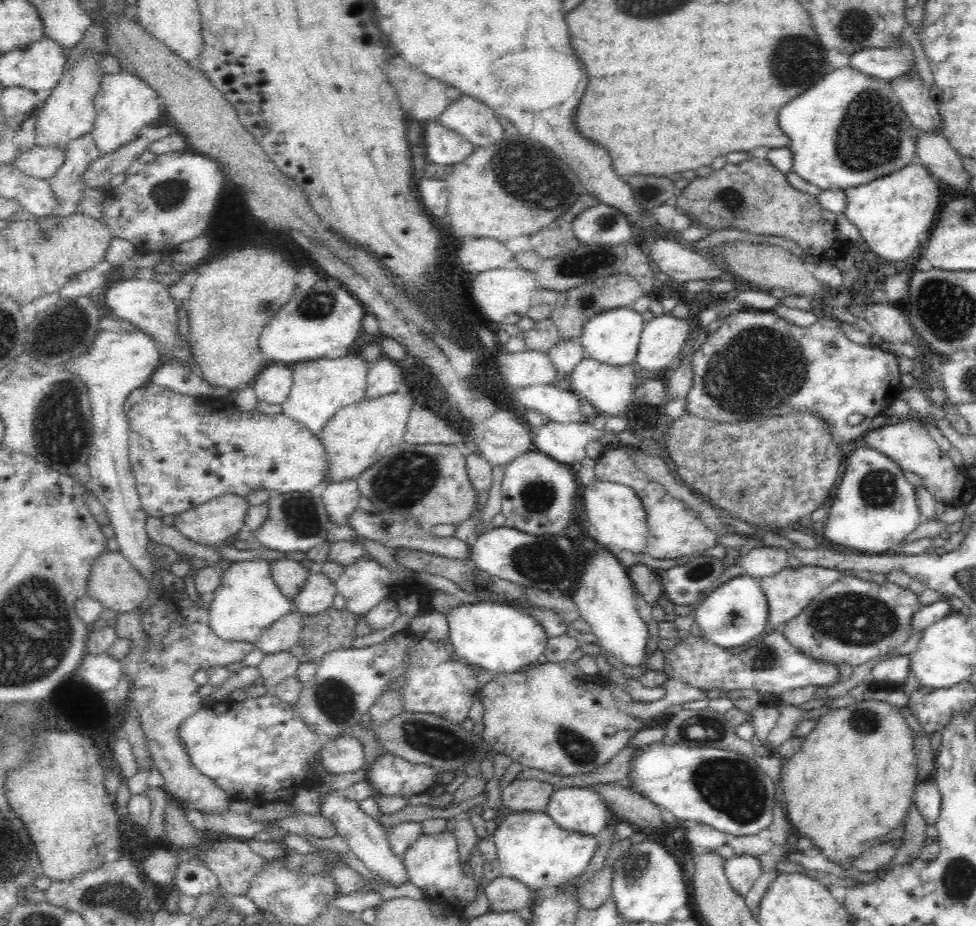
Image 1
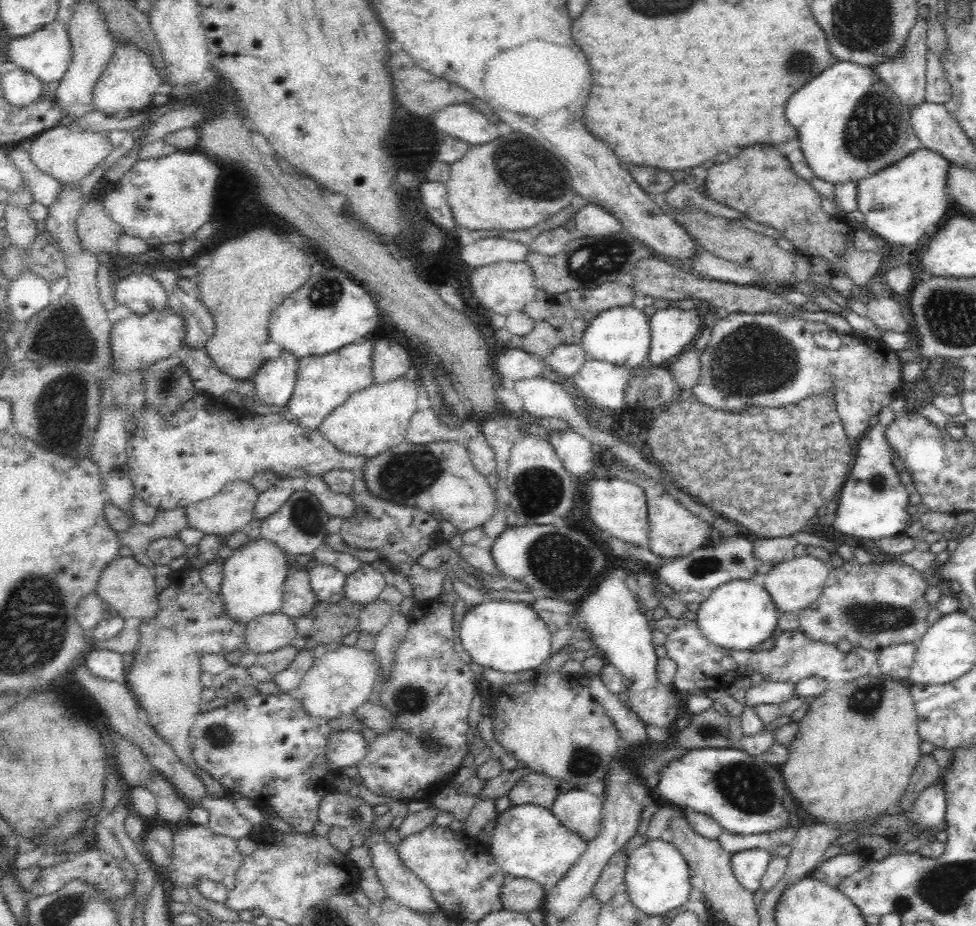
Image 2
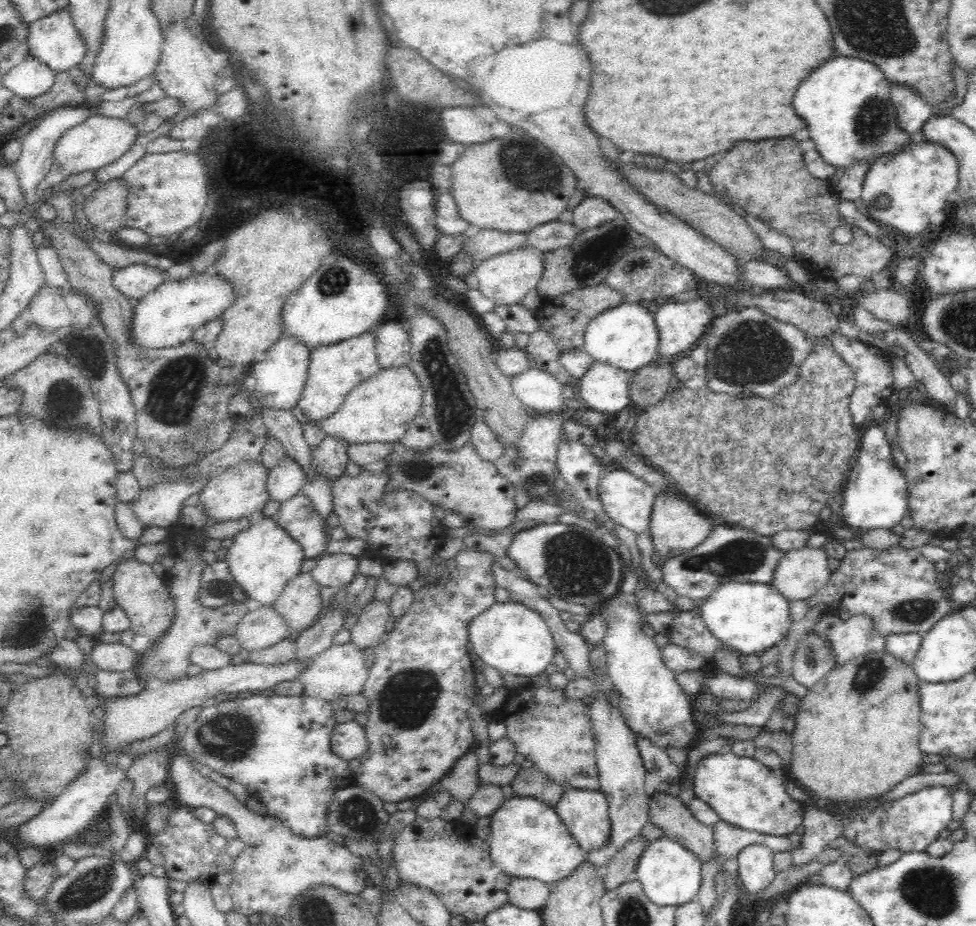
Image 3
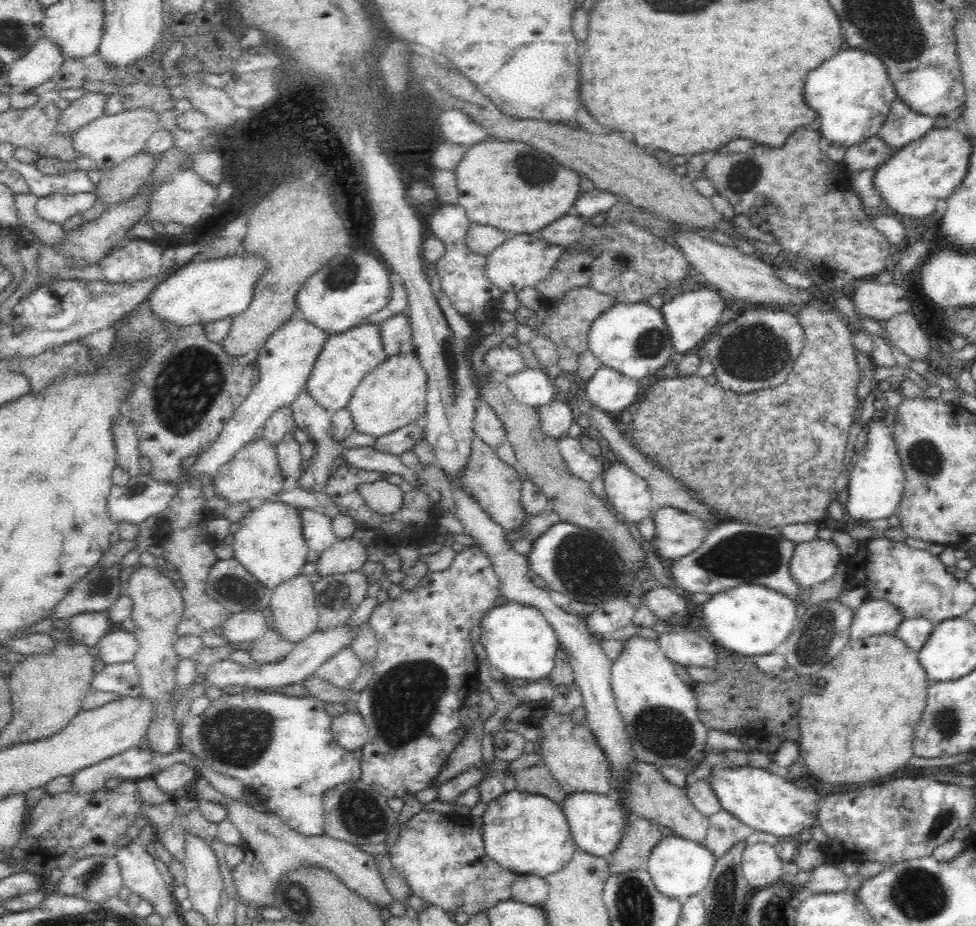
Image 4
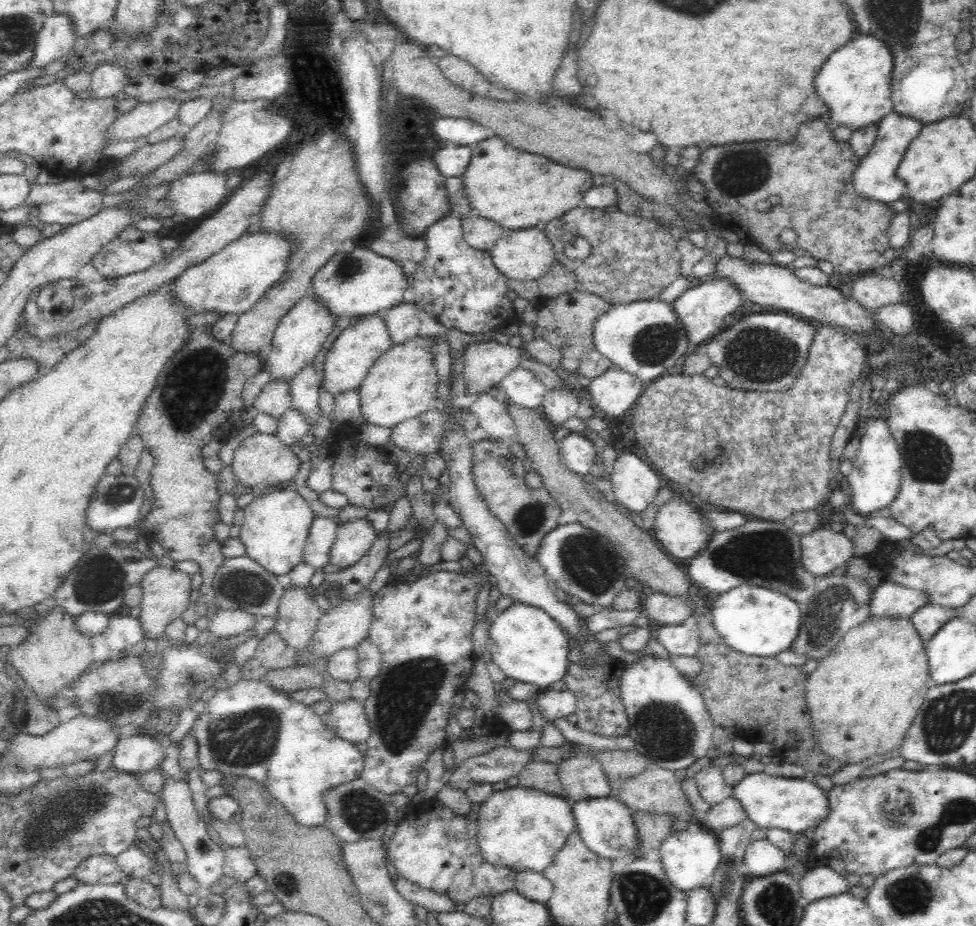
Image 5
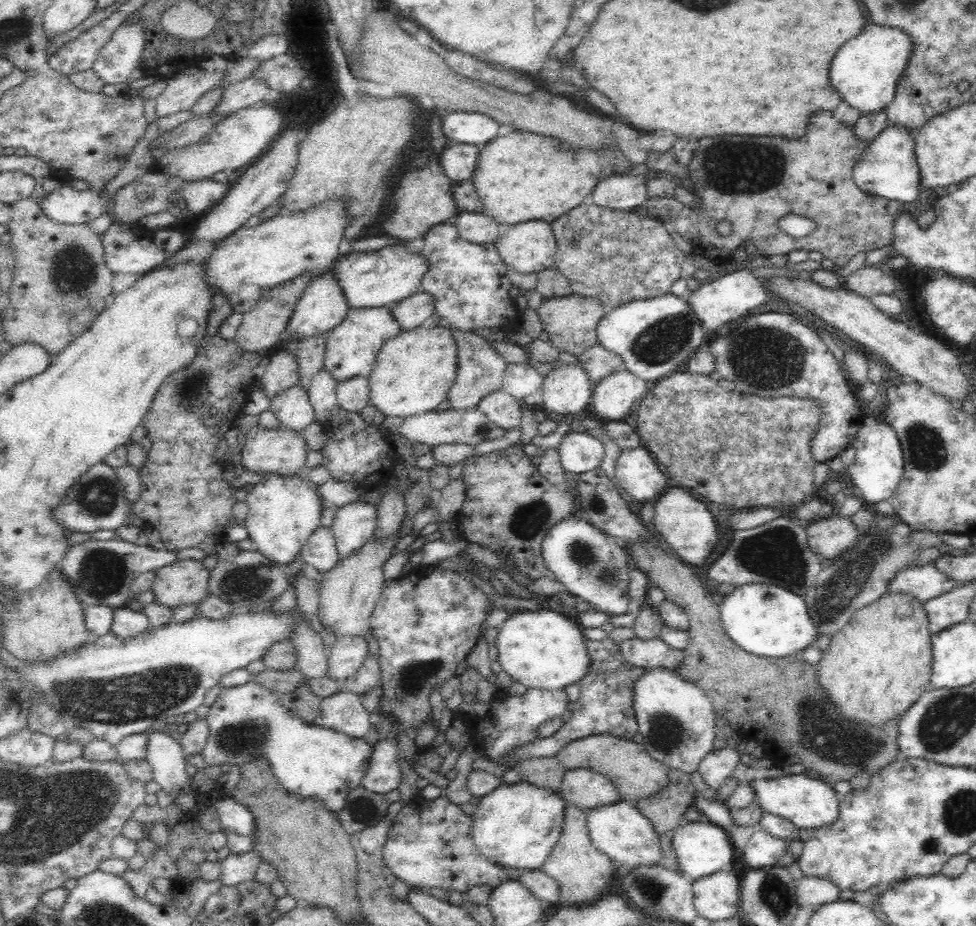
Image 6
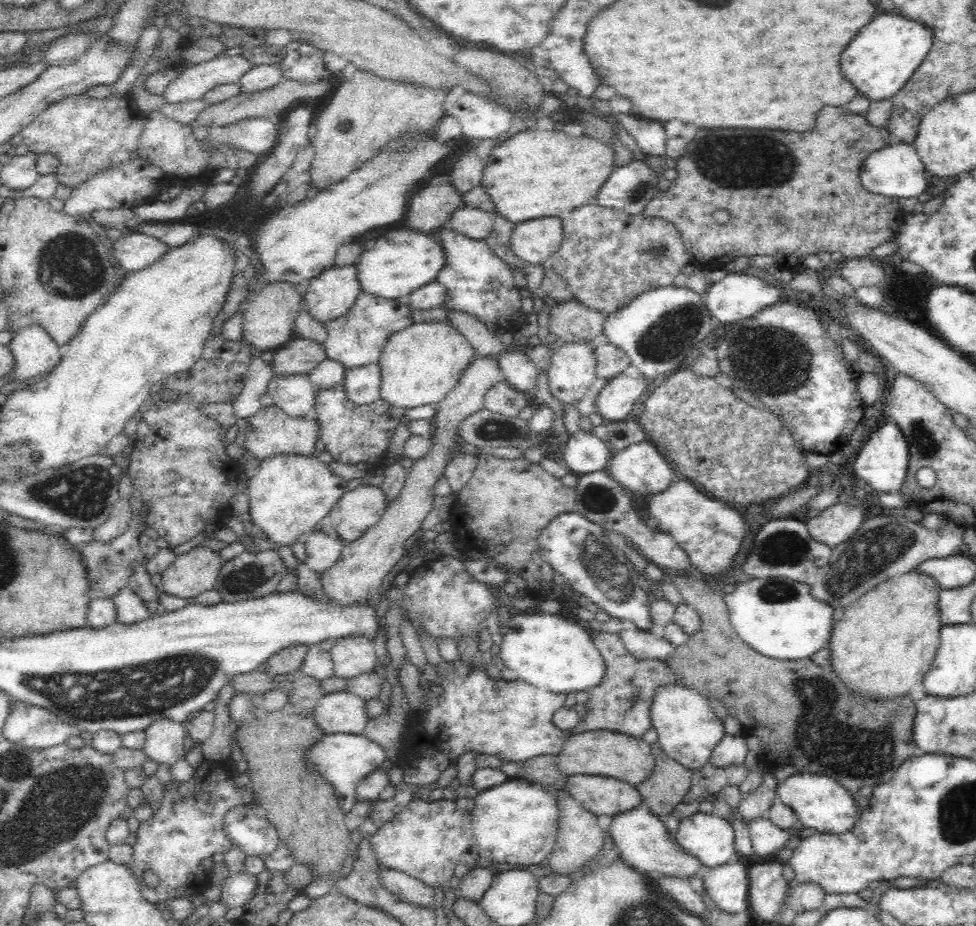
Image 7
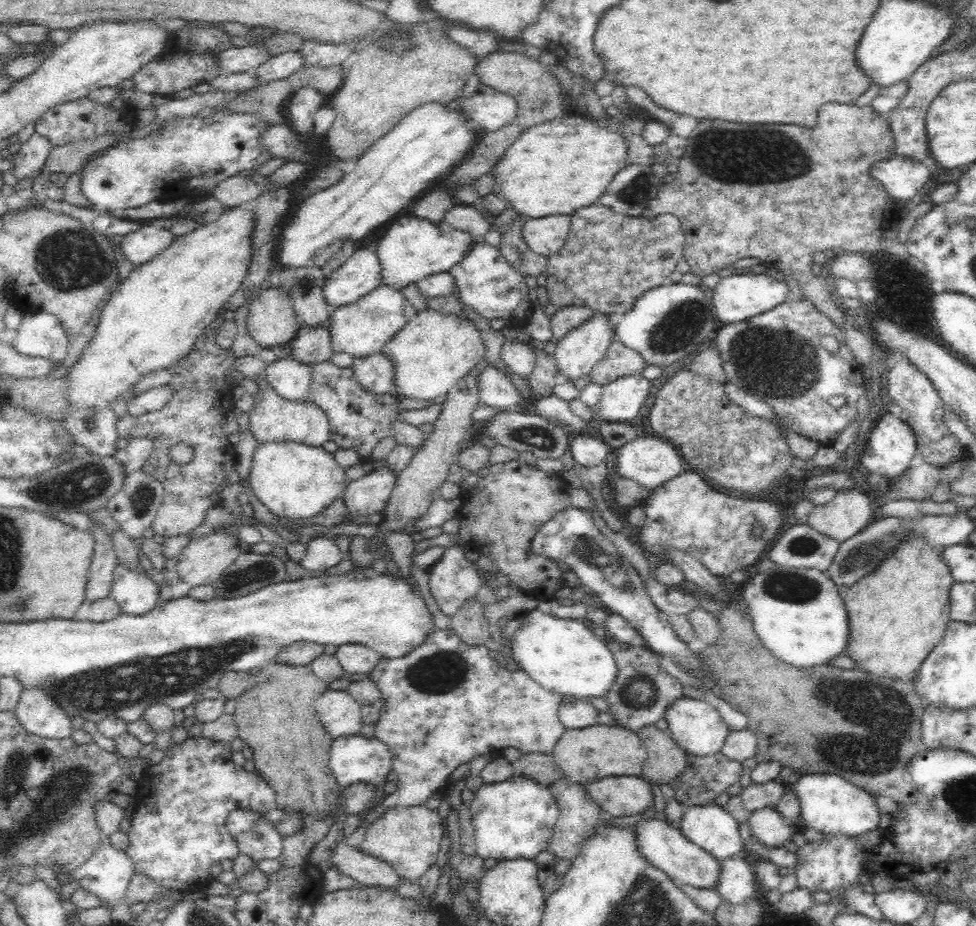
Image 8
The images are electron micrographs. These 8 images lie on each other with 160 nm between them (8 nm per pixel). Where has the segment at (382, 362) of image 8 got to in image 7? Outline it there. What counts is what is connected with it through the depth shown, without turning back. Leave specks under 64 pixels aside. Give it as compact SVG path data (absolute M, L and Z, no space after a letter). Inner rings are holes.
M372 363L348 369L341 385L348 401L362 406L379 399L380 382L380 365Z

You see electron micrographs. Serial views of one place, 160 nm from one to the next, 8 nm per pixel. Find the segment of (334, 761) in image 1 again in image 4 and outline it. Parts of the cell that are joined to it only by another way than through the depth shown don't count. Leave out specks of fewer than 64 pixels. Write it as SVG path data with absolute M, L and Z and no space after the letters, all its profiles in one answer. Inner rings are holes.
M347 711L342 716L334 717L331 731L336 743L348 753L361 750L368 740L368 729L358 712Z

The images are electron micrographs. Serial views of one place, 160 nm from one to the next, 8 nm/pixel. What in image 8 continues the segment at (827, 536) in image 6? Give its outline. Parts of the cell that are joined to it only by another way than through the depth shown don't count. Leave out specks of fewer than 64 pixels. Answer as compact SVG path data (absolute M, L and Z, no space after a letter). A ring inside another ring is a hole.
M852 488L840 491L826 504L813 508L808 524L818 533L844 542L871 522L874 514L872 503L872 494L868 494L868 490Z

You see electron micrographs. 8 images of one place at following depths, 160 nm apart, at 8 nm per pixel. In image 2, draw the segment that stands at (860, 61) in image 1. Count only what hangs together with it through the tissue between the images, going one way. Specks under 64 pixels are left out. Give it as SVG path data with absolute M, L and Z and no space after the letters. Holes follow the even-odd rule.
M918 17L916 24L909 30L908 36L906 36L906 40L904 40L904 44L902 44L902 50L898 52L898 56L894 56L894 58L886 58L886 60L882 60L882 62L872 64L872 69L880 75L880 78L896 94L898 101L900 101L906 108L914 107L916 104L925 101L927 28L928 23L922 21L922 18Z

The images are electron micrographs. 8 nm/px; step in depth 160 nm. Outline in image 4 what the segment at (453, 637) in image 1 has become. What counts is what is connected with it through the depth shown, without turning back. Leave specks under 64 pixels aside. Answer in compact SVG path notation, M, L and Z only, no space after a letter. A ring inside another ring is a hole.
M508 601L486 612L479 624L482 629L480 644L488 653L490 665L502 676L540 681L553 672L559 643L554 629L546 618L532 606Z

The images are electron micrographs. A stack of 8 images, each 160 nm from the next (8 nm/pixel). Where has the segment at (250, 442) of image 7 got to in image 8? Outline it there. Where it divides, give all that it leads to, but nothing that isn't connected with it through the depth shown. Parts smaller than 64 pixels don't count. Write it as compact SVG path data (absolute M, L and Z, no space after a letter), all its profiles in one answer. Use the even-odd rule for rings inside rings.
M260 378L257 384L259 391L255 396L253 407L248 412L249 427L247 430L258 445L267 442L292 441L320 447L326 440L329 440L328 417L324 415L324 411L320 407L314 405L310 400L288 401L282 399L265 378Z

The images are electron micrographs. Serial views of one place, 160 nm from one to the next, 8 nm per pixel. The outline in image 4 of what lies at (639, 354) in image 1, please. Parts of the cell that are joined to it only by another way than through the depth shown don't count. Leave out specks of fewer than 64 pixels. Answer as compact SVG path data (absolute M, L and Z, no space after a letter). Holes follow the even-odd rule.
M708 286L708 288L684 292L659 307L672 339L672 351L687 354L702 342L704 336L718 324L722 310L726 308L722 296L725 295L720 290Z

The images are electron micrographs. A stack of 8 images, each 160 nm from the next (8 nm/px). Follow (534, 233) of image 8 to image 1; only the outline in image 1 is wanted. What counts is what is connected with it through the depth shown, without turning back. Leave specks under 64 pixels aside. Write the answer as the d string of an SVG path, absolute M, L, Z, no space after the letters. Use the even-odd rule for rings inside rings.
M512 265L509 268L495 268L479 272L472 282L472 298L488 320L507 326L517 324L521 318L527 316L536 288L534 274Z

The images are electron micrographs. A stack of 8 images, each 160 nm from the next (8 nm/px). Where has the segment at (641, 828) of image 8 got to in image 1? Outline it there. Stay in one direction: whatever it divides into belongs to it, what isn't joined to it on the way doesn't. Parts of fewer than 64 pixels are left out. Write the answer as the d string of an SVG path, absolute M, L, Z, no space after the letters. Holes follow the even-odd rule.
M589 787L555 789L545 812L560 828L592 836L602 832L613 820L602 797Z

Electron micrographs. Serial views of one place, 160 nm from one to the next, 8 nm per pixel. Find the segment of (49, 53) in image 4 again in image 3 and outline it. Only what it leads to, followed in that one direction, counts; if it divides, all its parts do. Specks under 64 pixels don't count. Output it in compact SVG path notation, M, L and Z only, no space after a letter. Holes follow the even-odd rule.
M27 56L4 74L1 84L14 96L28 100L46 93L54 84L54 75L48 65Z

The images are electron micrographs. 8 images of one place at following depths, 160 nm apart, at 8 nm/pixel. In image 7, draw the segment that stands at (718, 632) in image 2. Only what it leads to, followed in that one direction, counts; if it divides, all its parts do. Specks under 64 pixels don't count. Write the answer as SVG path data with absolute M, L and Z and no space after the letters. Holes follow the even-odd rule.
M762 578L738 584L734 592L726 591L725 604L729 611L729 622L734 633L755 652L778 660L800 660L811 657L823 648L833 632L833 609L811 596L810 584L795 582L788 578Z

